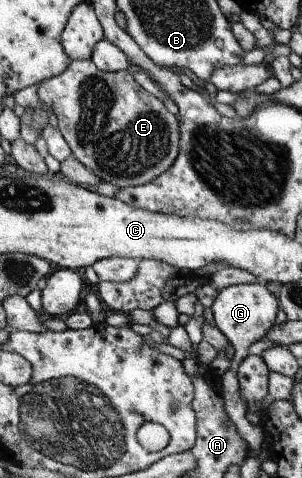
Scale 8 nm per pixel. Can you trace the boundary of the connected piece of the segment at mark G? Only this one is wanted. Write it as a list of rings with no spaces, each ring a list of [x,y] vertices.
[[[253,283],[246,285],[231,285],[222,289],[211,310],[216,327],[225,335],[230,345],[235,349],[231,365],[235,365],[235,371],[239,369],[243,359],[249,355],[249,347],[253,343],[263,340],[265,333],[269,333],[275,325],[275,319],[279,311],[279,300],[276,299],[265,284]]]

